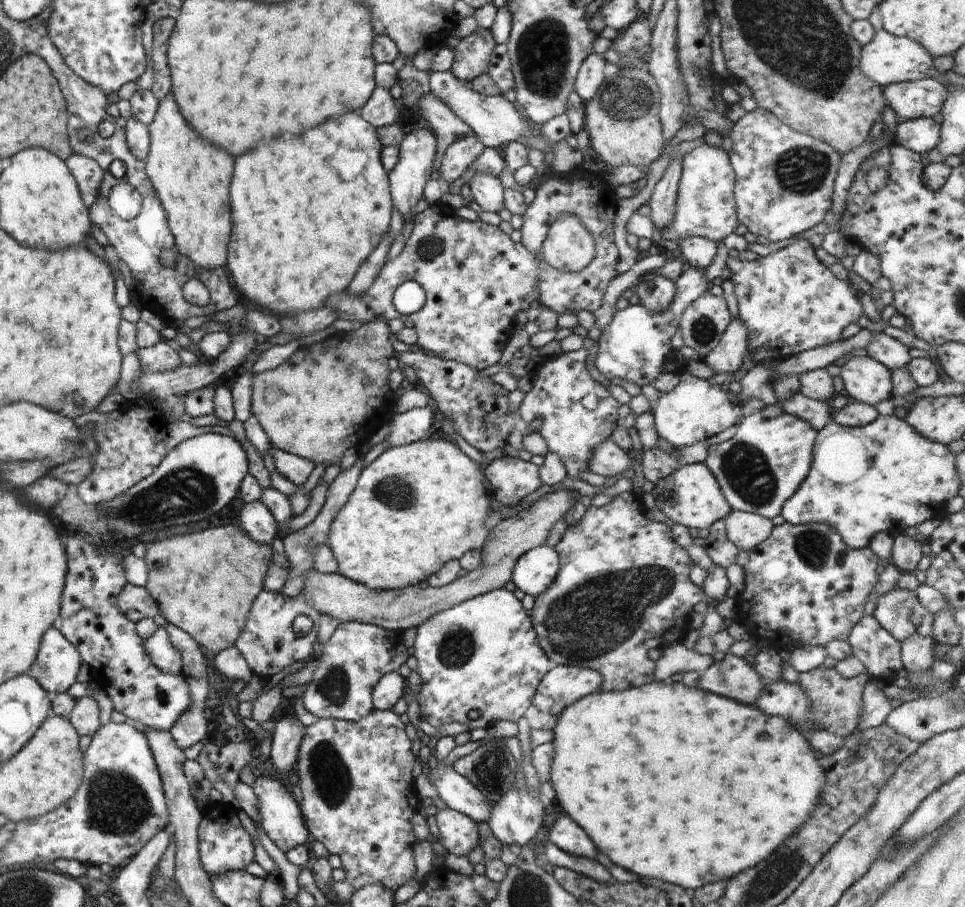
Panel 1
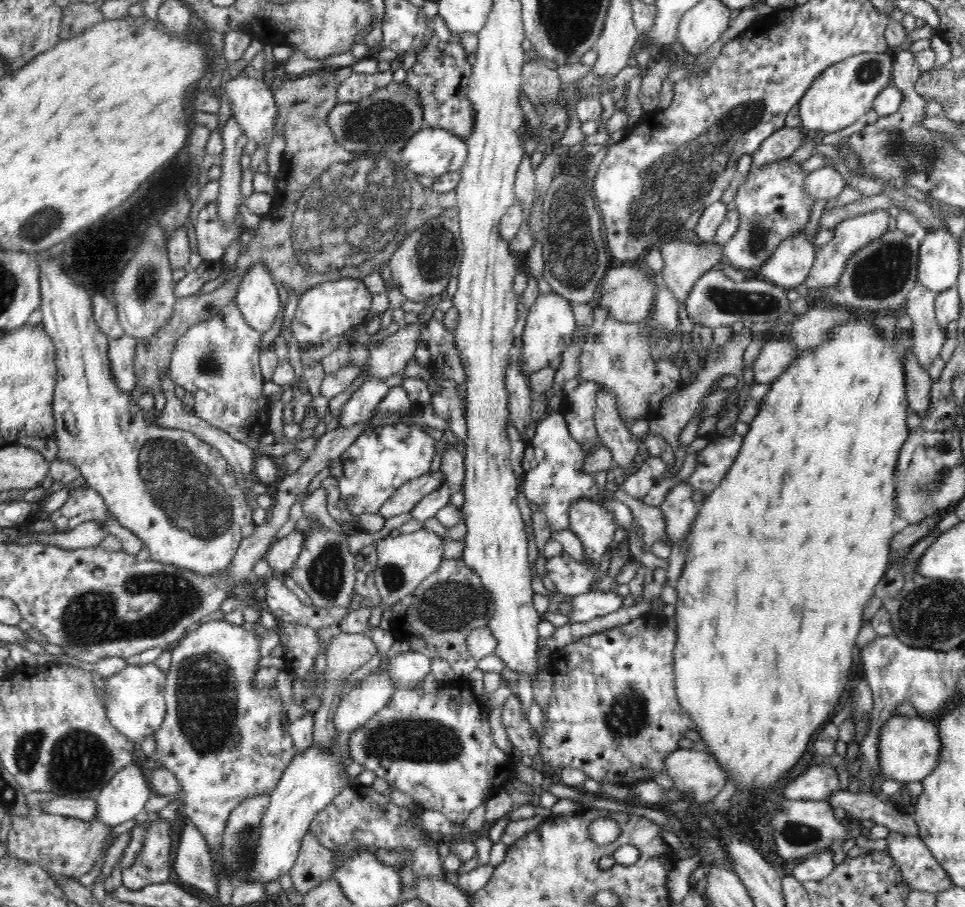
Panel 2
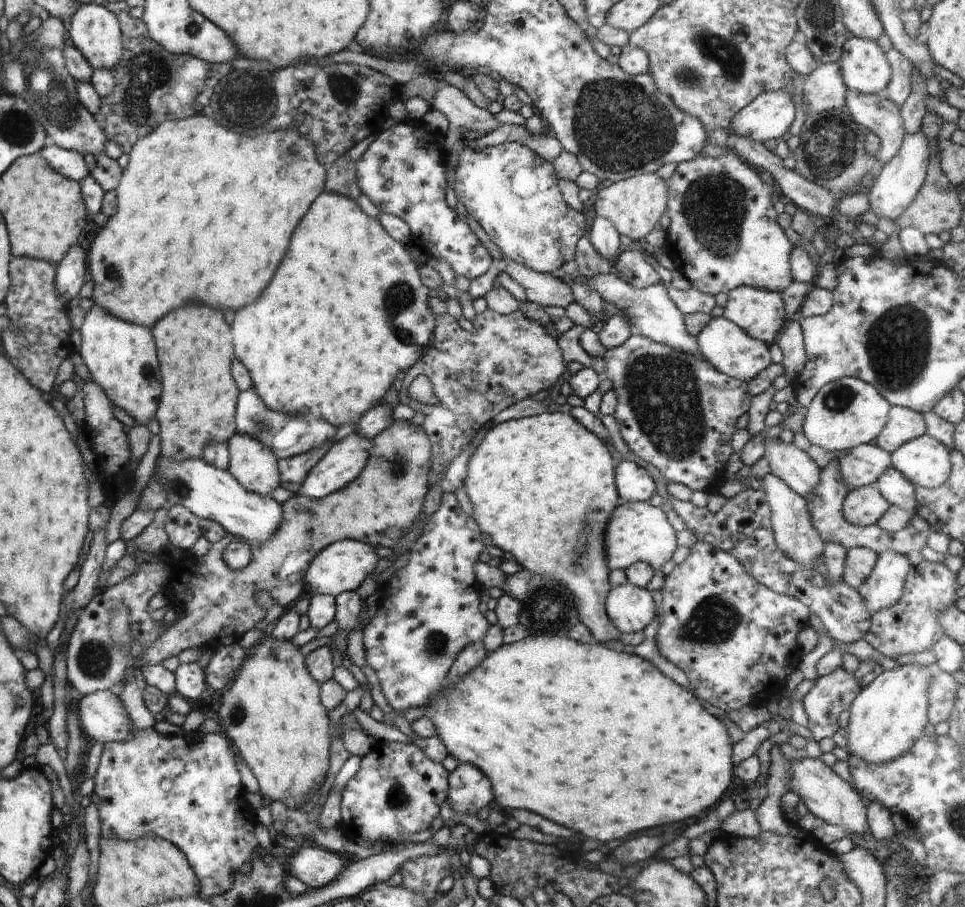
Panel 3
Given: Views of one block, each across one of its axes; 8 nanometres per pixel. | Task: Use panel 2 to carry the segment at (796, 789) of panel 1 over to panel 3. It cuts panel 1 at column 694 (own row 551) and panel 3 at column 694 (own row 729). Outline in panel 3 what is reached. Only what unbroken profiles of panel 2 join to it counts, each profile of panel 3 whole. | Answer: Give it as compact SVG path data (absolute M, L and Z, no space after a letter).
M527 635L520 641L500 645L488 653L474 670L464 674L464 678L456 680L454 686L444 686L436 695L440 700L434 705L435 712L429 718L434 724L436 735L446 746L448 755L454 756L460 764L473 764L490 779L494 795L493 806L536 812L546 820L552 820L598 842L620 840L628 834L644 832L648 828L700 818L709 808L720 802L735 776L731 763L733 744L728 728L721 719L710 714L690 690L675 684L647 659L635 653L618 652L600 643L580 643L560 636Z

